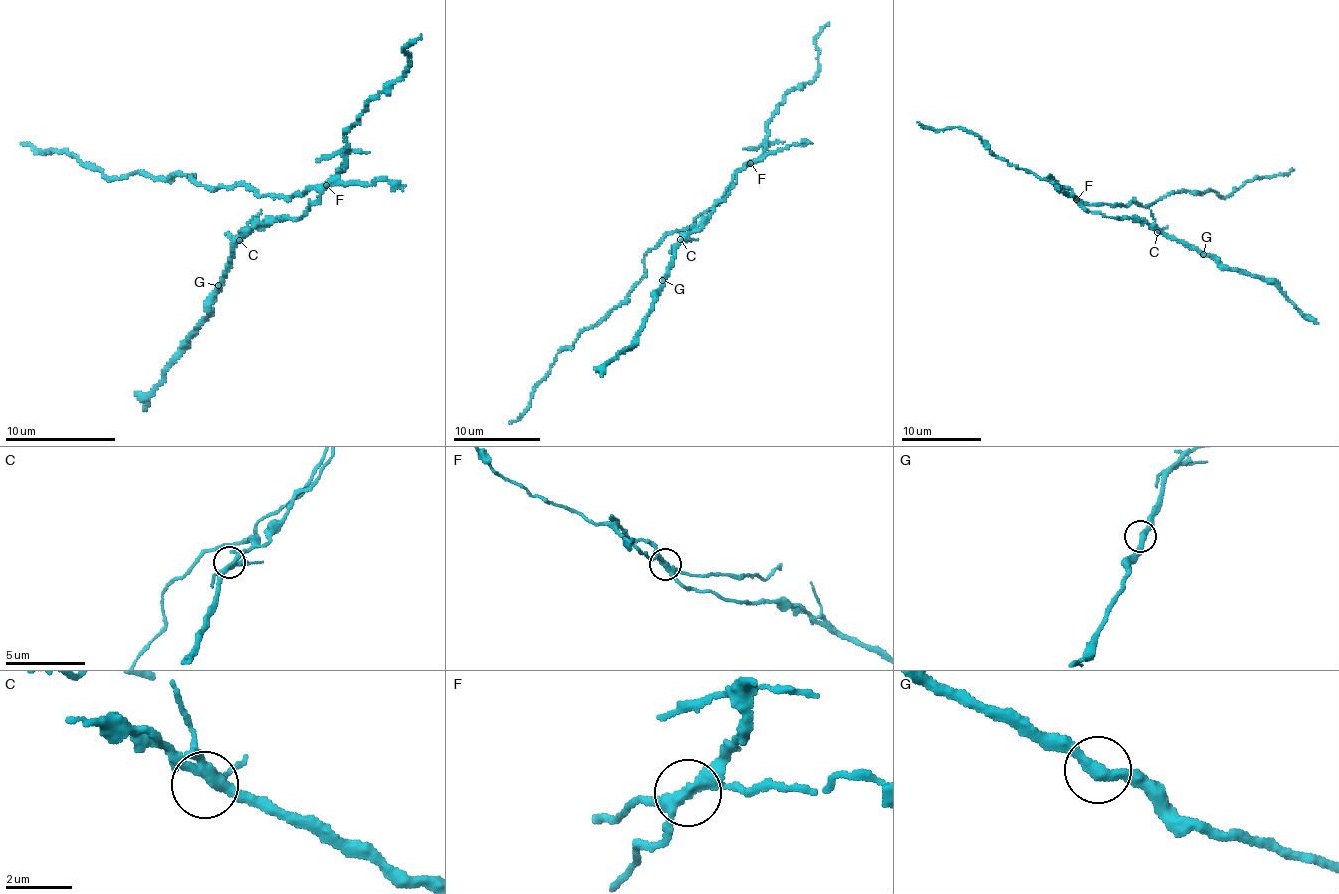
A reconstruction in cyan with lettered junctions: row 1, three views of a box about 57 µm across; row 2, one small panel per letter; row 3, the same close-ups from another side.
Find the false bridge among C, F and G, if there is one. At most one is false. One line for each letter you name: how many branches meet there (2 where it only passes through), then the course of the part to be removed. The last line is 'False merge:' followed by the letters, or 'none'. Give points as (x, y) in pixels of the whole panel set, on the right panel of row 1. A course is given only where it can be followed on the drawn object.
F: branches 3; course (1076, 200), (1125, 206), (1135, 199), (1145, 207), (1176, 192), (1208, 189), (1223, 198), (1247, 182), (1294, 170)
False merge: F

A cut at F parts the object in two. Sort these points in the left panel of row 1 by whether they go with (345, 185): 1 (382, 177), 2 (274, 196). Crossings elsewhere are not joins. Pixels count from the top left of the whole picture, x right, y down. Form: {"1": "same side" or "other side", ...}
{"1": "same side", "2": "other side"}

